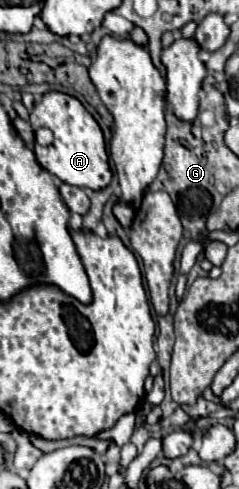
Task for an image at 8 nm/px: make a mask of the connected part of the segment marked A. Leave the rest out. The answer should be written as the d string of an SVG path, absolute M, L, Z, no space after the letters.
M46 93L40 103L34 105L32 113L29 116L32 129L48 127L54 133L54 143L50 147L34 147L36 159L42 169L50 171L56 175L60 181L76 187L86 187L92 191L100 191L110 185L112 181L112 169L108 163L108 153L106 153L106 143L100 125L96 119L84 109L84 105L66 93Z

